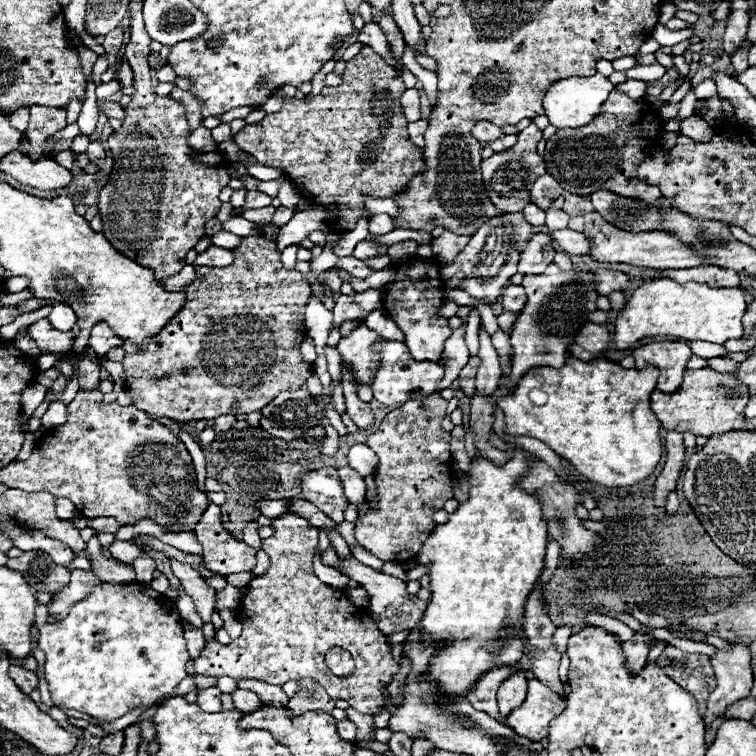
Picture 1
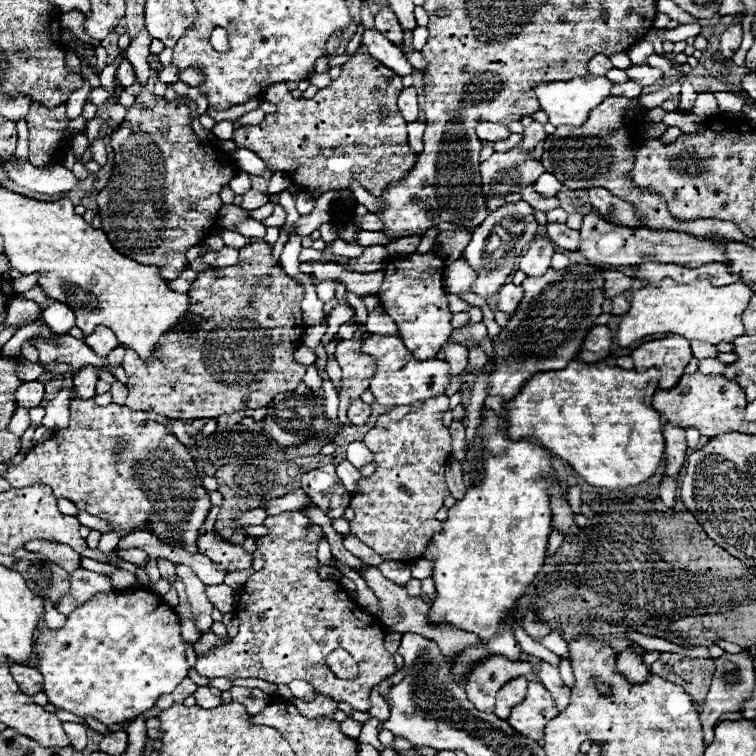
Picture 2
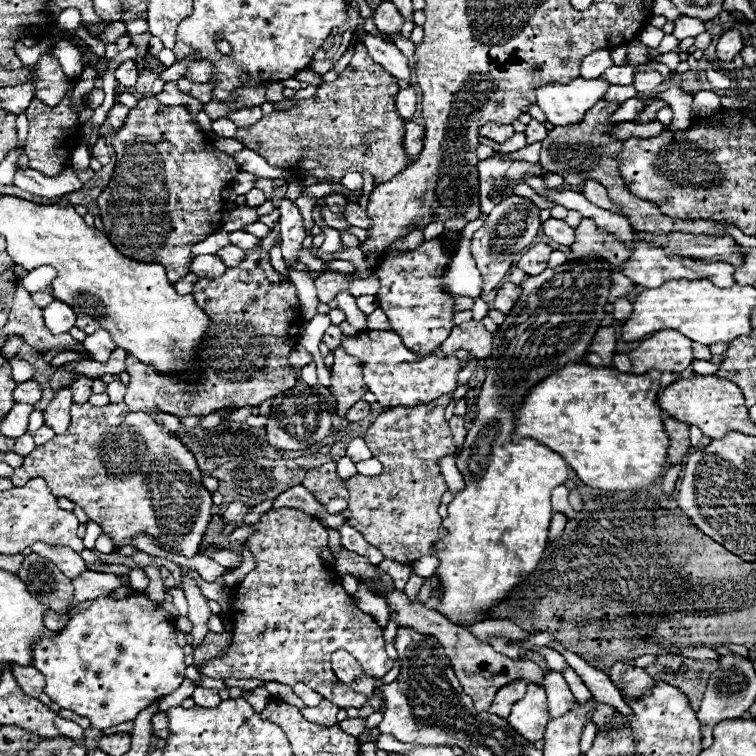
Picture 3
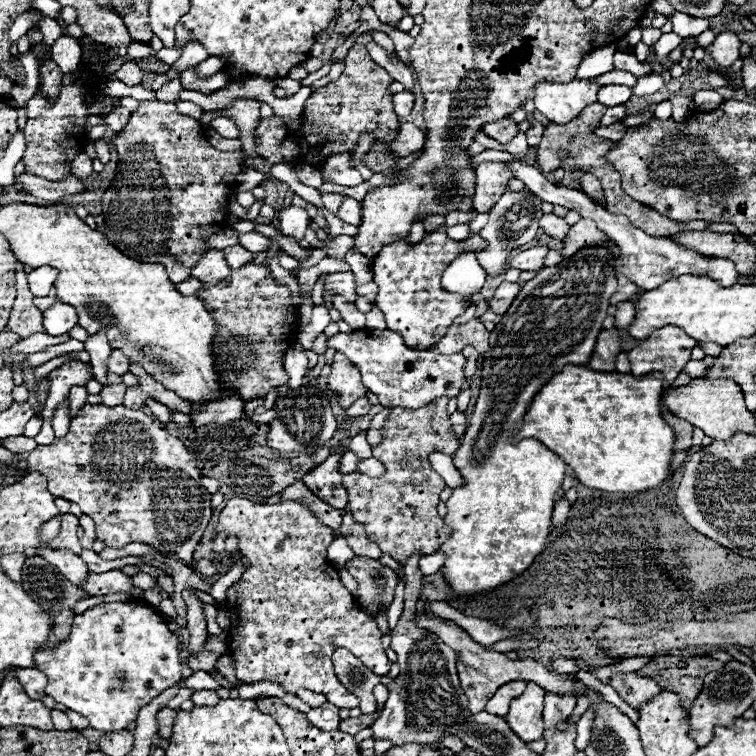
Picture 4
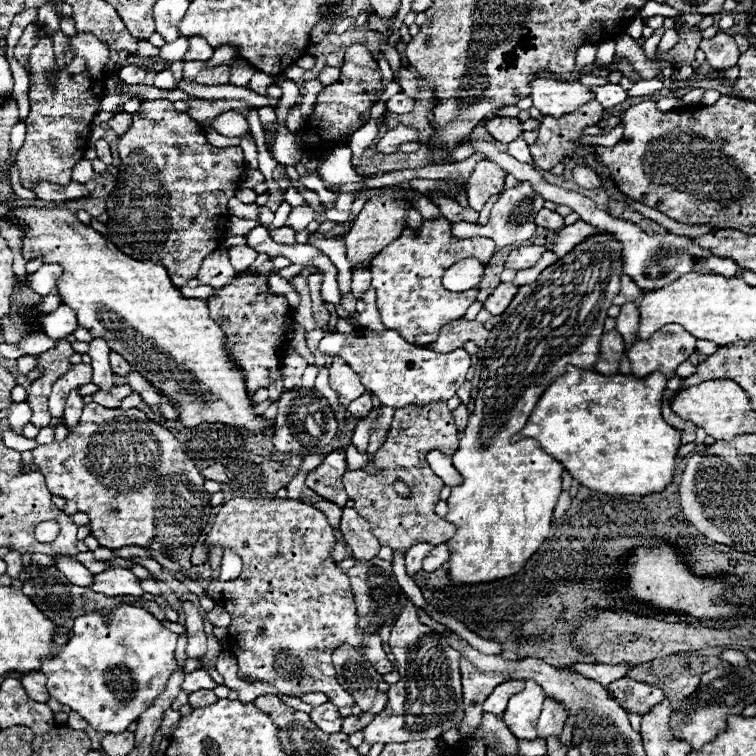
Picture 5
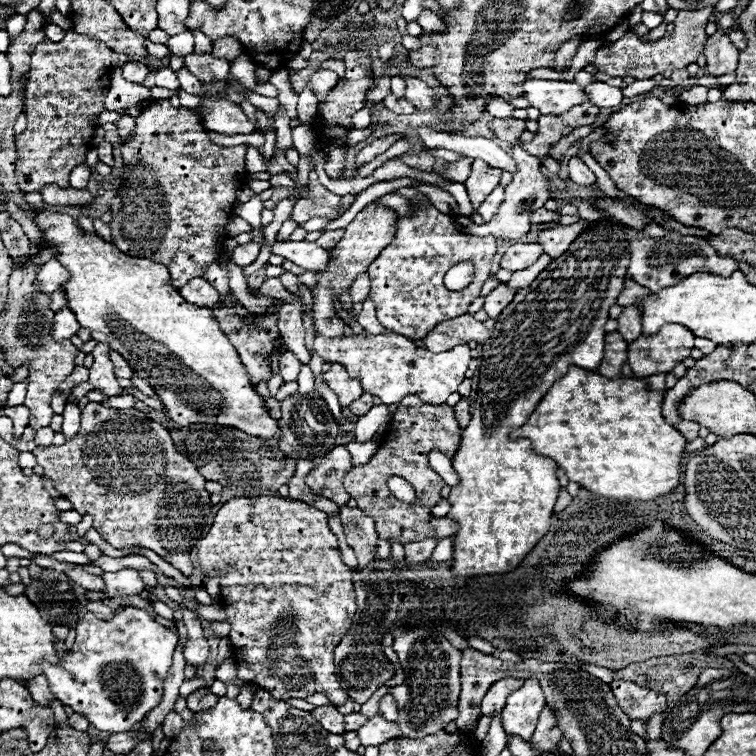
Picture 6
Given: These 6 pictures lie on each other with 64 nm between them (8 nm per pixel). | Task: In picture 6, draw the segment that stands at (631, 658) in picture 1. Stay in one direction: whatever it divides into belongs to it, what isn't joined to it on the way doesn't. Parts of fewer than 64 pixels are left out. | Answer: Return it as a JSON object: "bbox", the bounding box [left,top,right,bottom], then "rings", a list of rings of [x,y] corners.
{"bbox":[610,680,666,722],"rings":[[[612,680],[610,688],[618,700],[618,706],[632,718],[648,722],[654,714],[662,714],[666,710],[664,694],[642,688],[628,680]]]}

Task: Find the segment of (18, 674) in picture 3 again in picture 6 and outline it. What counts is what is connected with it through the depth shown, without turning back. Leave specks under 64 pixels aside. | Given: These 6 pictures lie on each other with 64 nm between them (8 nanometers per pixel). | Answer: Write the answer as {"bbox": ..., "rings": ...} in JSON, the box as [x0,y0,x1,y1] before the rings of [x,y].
{"bbox":[26,676,56,706],"rings":[[[38,676],[38,678],[32,678],[30,682],[26,682],[26,688],[30,690],[30,694],[32,694],[32,698],[40,704],[40,706],[50,706],[56,698],[54,698],[54,694],[50,692],[50,686],[48,686],[48,680],[46,680],[46,676]]]}

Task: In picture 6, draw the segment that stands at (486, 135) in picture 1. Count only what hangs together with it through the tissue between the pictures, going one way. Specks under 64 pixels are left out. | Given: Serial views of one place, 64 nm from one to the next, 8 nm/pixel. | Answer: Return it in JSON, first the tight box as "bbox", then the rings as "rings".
{"bbox":[490,118,526,142],"rings":[[[494,118],[490,122],[494,134],[500,138],[500,140],[506,140],[506,142],[516,142],[520,140],[522,132],[526,130],[526,120],[516,120],[516,118]]]}

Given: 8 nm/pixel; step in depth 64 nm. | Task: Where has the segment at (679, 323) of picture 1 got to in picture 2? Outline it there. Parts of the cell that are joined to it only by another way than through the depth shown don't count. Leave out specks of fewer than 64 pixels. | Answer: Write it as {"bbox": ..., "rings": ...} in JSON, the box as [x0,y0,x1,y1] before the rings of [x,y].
{"bbox":[616,278,752,348],"rings":[[[666,278],[660,286],[644,286],[634,292],[630,310],[620,320],[616,338],[622,348],[644,336],[666,332],[674,332],[688,340],[702,340],[708,344],[732,342],[734,338],[744,334],[742,314],[748,308],[752,296],[752,288],[742,282],[730,286],[712,286],[708,280],[678,284]]]}

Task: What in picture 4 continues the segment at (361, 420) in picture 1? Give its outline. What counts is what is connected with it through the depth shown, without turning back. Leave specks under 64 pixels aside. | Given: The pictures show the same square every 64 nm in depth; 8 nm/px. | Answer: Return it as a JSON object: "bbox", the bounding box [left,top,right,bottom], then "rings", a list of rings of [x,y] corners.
{"bbox":[346,396,370,418],"rings":[[[364,396],[364,398],[358,398],[358,402],[354,402],[348,410],[346,410],[346,414],[348,416],[352,416],[352,418],[360,418],[360,416],[366,416],[368,412],[370,412],[370,402],[368,402],[368,398]]]}

